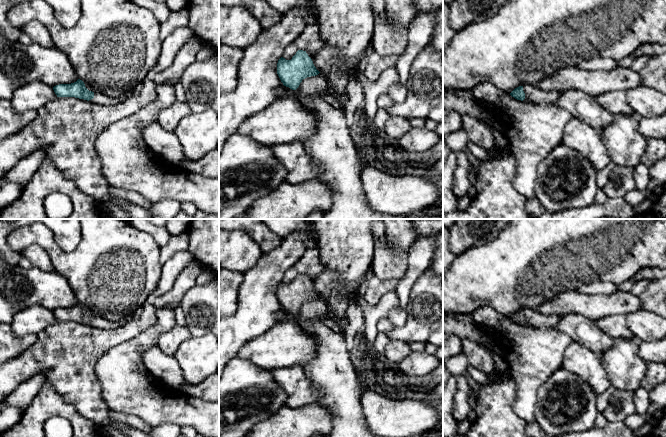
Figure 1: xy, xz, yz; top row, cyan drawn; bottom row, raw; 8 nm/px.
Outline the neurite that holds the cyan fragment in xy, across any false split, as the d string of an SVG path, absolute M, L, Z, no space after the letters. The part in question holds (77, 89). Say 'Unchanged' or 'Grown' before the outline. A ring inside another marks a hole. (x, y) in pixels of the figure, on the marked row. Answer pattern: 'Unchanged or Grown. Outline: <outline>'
Grown. Outline: M80 79L71 84L56 85L53 90L57 97L75 97L104 106L116 105L123 101L123 97L108 97Z

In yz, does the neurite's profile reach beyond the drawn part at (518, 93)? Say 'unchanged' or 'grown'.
grown

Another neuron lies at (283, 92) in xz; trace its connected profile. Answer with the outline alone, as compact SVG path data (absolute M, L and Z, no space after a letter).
M282 86L277 89L277 96L278 96L278 98L293 98L293 99L296 99L302 103L301 93L297 89L292 90L289 87Z

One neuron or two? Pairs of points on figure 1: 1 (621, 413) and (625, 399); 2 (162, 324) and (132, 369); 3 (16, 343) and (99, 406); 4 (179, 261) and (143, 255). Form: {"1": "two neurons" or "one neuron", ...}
{"1": "one neuron", "2": "one neuron", "3": "two neurons", "4": "two neurons"}

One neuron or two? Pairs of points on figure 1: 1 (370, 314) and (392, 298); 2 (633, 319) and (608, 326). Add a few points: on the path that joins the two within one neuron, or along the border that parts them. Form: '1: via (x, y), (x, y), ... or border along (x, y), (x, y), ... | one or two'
1: via (375, 312), (379, 311), (387, 303) | one
2: border along (625, 315), (628, 329), (635, 337) | two

